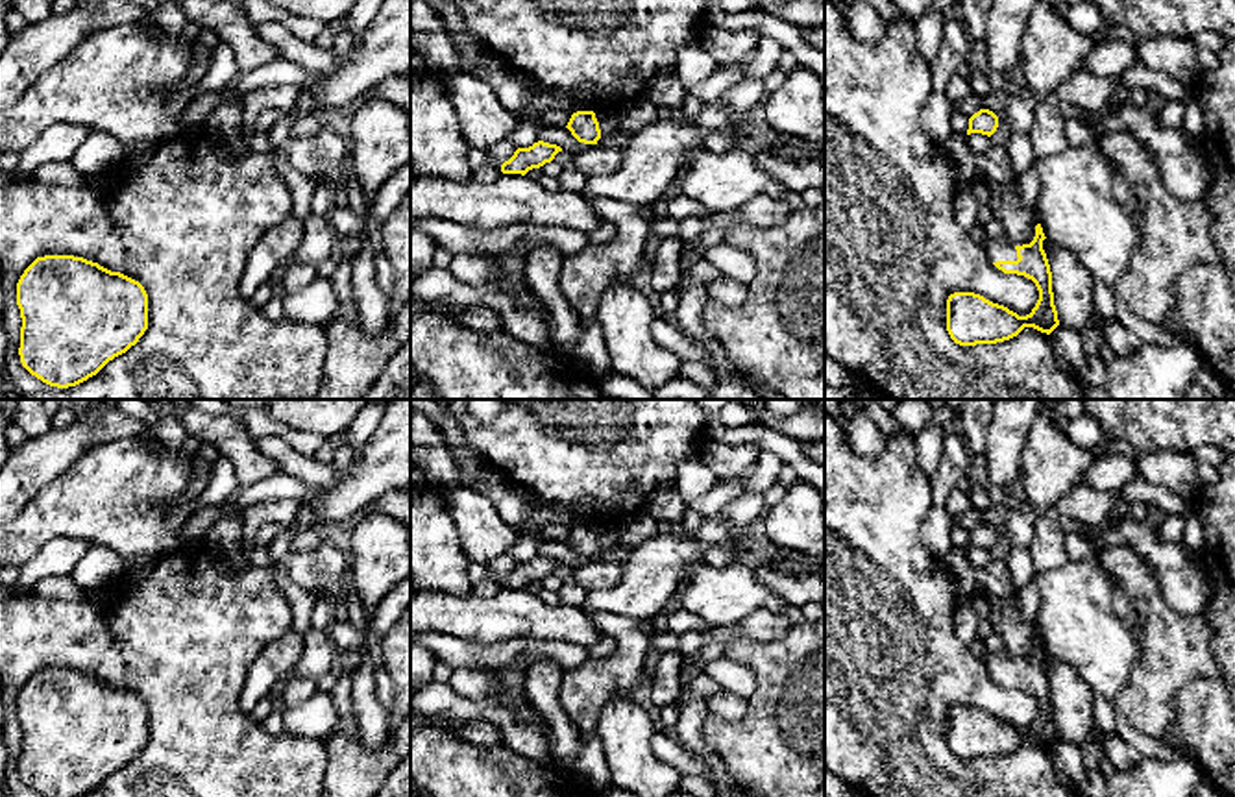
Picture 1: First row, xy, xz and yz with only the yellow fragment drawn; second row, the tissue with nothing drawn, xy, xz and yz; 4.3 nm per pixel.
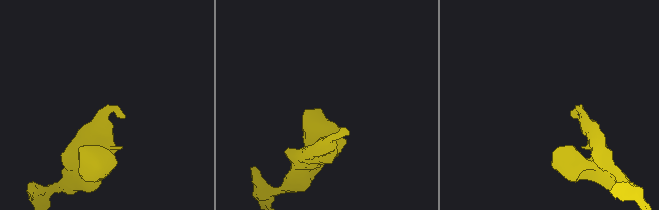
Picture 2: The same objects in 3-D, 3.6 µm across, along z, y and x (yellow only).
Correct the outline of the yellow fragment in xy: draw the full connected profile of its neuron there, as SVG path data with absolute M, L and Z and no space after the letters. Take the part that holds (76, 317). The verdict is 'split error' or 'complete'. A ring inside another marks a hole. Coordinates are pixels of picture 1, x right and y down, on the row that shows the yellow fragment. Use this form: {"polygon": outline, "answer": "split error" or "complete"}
{"polygon": "M74 255L37 257L17 283L20 362L43 383L76 386L148 329L144 287Z", "answer": "complete"}

